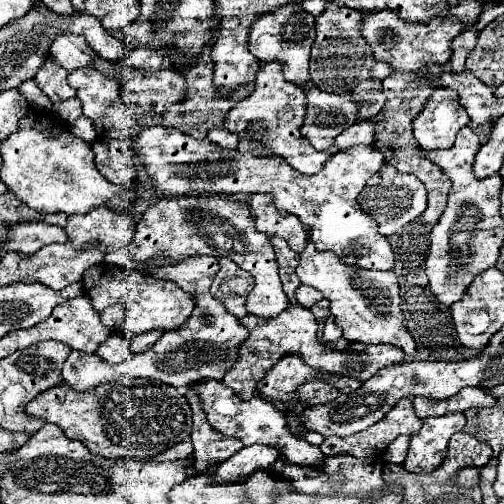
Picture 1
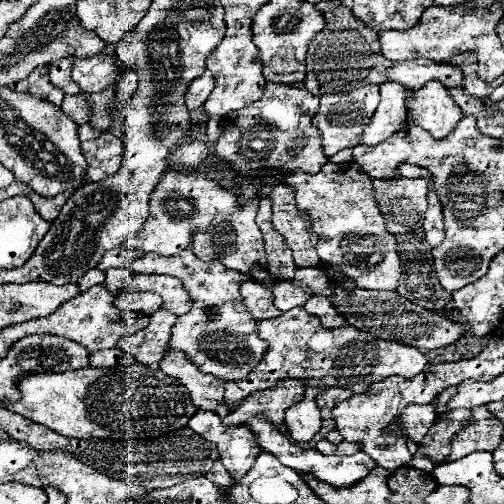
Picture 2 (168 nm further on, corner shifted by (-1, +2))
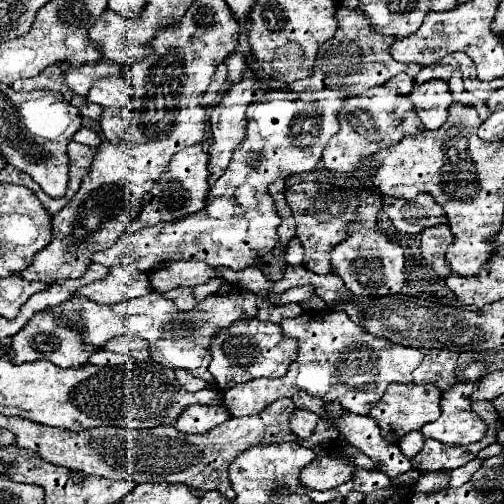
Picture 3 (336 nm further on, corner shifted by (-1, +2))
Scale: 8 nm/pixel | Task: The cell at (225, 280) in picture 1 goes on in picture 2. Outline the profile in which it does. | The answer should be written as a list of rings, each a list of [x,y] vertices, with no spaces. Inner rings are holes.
[[[244,275],[240,291],[244,297],[246,309],[252,313],[252,317],[256,321],[264,321],[264,319],[272,319],[272,317],[282,315],[282,311],[278,311],[274,307],[270,291],[264,285],[258,285],[256,281],[252,281],[248,275]]]

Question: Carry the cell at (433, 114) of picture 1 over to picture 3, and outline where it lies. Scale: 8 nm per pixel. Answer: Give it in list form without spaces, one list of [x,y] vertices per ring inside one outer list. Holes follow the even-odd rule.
[[[426,81],[412,89],[408,95],[416,107],[416,115],[420,117],[424,129],[438,129],[448,119],[448,109],[452,105],[452,93],[446,81]]]

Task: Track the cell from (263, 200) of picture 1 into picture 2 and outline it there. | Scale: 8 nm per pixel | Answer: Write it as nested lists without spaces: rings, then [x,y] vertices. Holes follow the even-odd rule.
[[[282,183],[274,185],[268,199],[272,203],[274,229],[284,235],[294,253],[294,263],[298,267],[318,267],[320,257],[314,253],[314,243],[320,241],[320,235],[312,235],[312,219],[308,219],[308,215],[300,215],[292,189]]]

